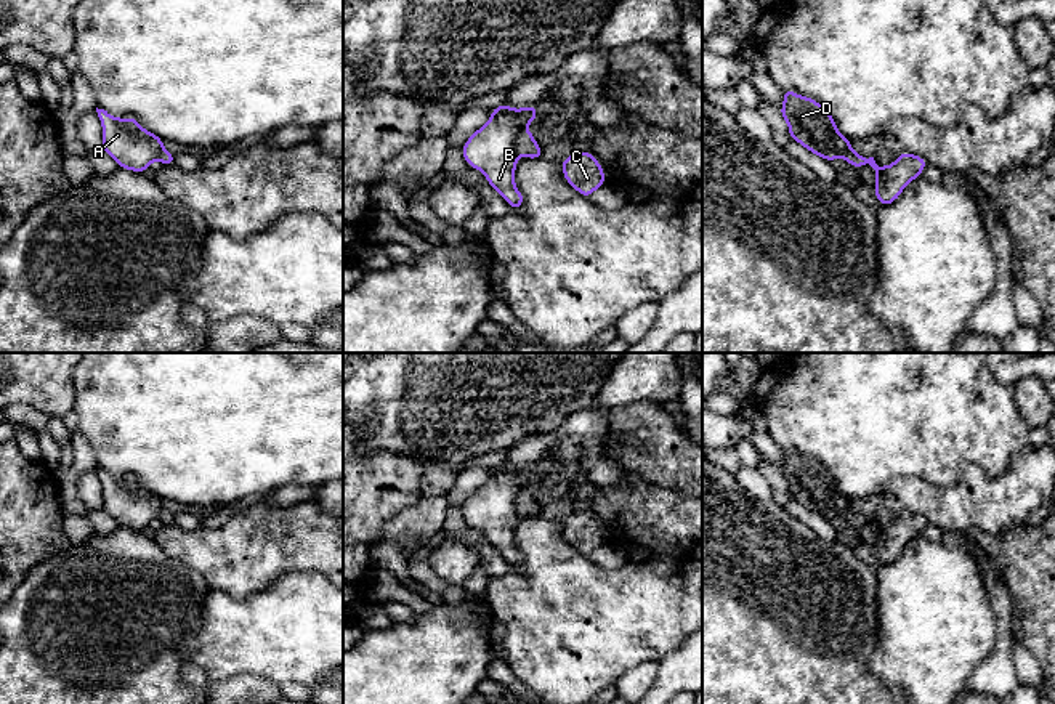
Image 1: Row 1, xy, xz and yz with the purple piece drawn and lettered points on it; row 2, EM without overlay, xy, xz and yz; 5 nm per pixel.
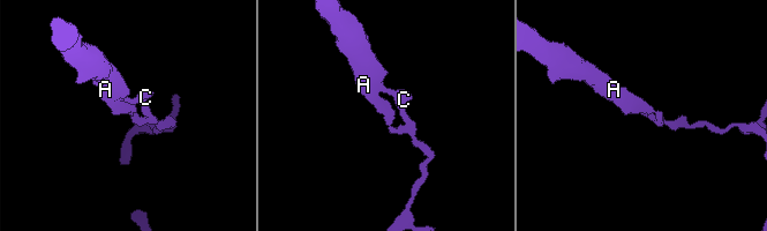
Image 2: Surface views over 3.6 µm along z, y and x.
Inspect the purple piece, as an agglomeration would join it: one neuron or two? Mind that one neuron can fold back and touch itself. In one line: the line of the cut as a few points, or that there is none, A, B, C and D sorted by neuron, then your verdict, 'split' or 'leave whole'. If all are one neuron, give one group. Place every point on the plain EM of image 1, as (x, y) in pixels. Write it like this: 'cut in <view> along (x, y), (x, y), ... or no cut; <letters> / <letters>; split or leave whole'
cut in xz along (523, 489), (515, 501), (515, 513); A B D / C; split

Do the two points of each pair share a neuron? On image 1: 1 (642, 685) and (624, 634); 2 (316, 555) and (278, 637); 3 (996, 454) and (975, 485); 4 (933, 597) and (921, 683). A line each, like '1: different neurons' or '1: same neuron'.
1: different neurons
2: different neurons
3: different neurons
4: same neuron

